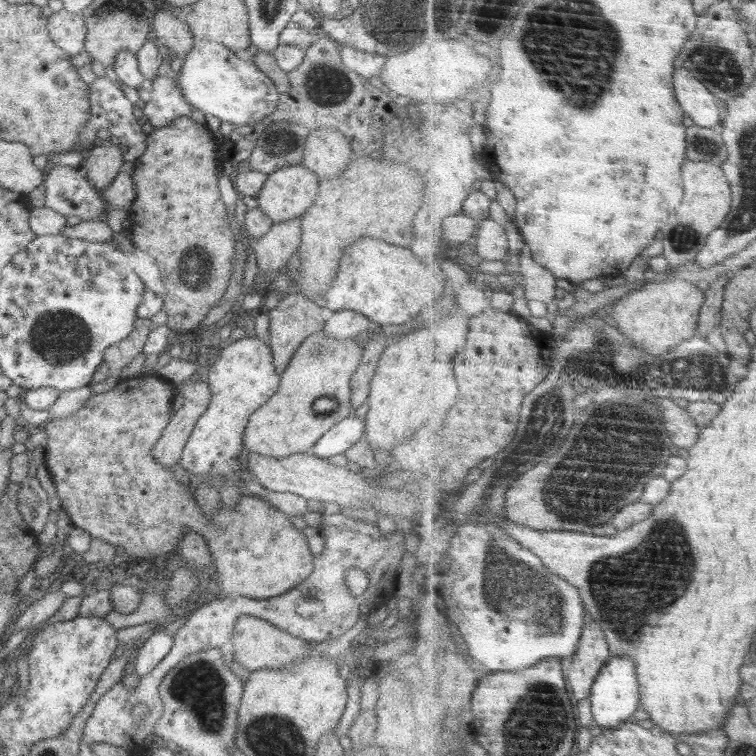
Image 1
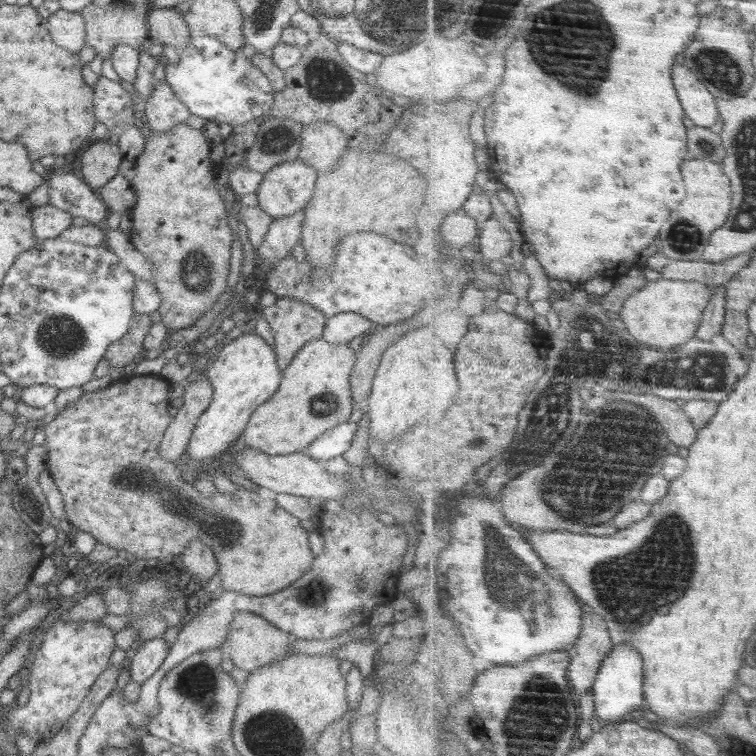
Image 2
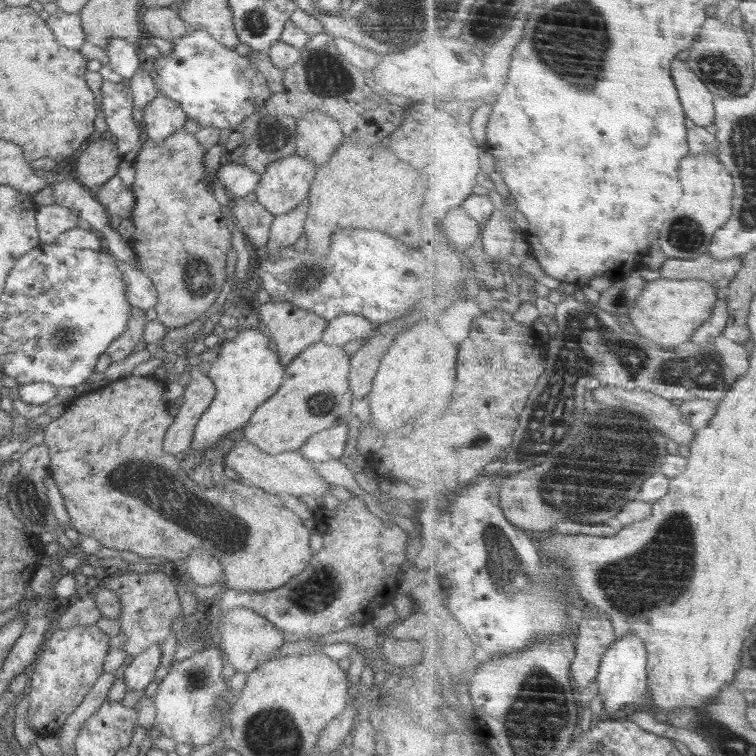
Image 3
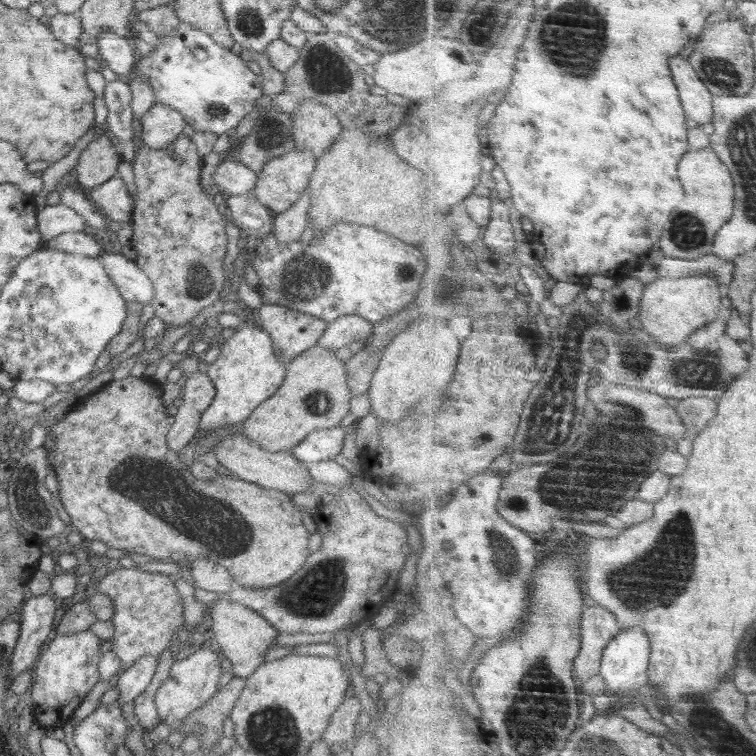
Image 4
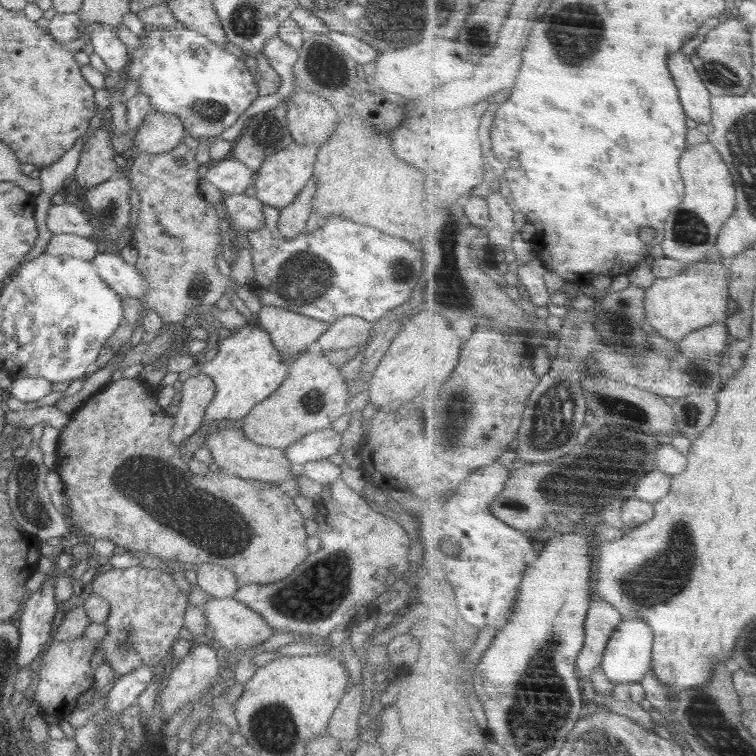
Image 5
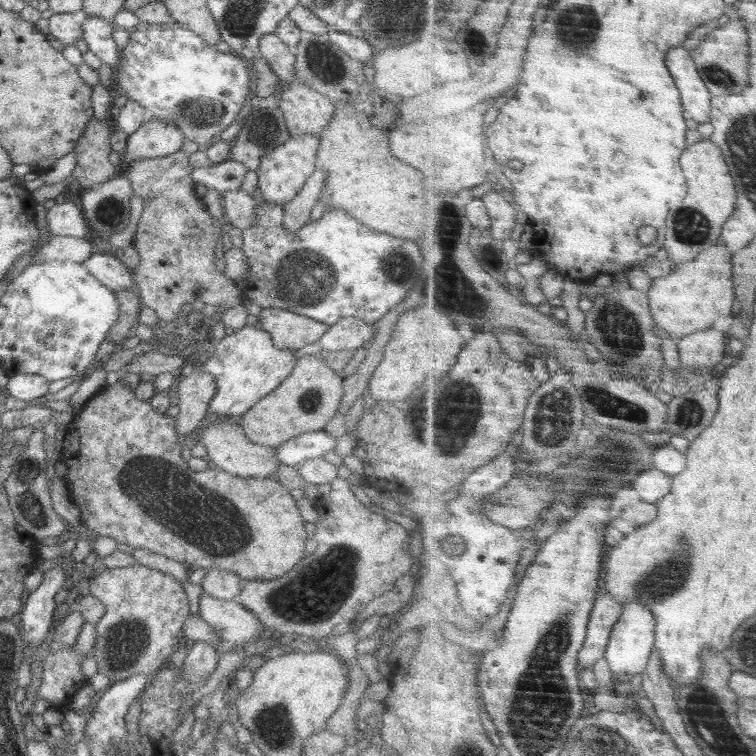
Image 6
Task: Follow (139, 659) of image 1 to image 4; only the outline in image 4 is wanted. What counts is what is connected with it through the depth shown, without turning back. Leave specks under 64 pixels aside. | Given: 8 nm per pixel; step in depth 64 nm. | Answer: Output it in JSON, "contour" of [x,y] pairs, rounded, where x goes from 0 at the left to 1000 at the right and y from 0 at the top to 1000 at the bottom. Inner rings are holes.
{"contour":[[[197,865],[157,889],[151,898],[152,910],[157,915],[153,931],[161,935],[168,929],[176,929],[187,915],[190,915],[200,903],[209,877],[210,870]]]}

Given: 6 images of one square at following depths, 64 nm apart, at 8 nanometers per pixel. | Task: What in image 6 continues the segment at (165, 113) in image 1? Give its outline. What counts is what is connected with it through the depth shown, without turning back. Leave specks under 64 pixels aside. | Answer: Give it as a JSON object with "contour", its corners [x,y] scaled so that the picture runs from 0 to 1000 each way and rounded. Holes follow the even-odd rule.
{"contour":[[[196,156],[168,183],[167,197],[160,204],[161,224],[187,209],[209,209],[230,204],[241,196],[245,180],[229,163]]]}

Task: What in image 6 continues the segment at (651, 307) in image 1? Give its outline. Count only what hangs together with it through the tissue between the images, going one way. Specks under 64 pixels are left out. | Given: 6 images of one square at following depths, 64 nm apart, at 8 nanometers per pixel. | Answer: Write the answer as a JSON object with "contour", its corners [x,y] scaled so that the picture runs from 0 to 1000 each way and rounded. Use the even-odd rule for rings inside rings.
{"contour":[[[952,323],[931,331],[919,345],[897,348],[897,354],[878,368],[865,370],[857,386],[862,418],[872,434],[894,451],[923,438],[942,435],[958,419],[970,419],[974,399],[971,337]]]}

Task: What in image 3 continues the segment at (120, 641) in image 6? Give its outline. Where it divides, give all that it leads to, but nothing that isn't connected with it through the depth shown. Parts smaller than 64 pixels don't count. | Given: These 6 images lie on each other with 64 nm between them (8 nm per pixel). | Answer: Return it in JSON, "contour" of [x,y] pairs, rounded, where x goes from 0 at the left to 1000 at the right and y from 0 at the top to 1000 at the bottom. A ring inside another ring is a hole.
{"contour":[[[175,751],[160,761],[146,763],[134,778],[152,783],[157,788],[160,806],[157,836],[167,841],[167,849],[160,854],[167,862],[169,873],[196,860],[198,854],[214,852],[226,839],[226,829],[231,817],[243,816],[239,807],[231,771],[233,759],[220,754],[209,757],[179,758]]]}

